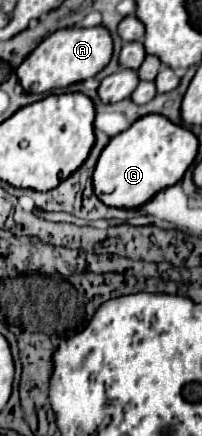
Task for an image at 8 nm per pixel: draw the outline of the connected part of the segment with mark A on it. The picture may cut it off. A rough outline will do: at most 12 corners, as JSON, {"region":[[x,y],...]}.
{"region":[[98,25],[60,29],[16,69],[24,93],[94,77],[112,57]]}

